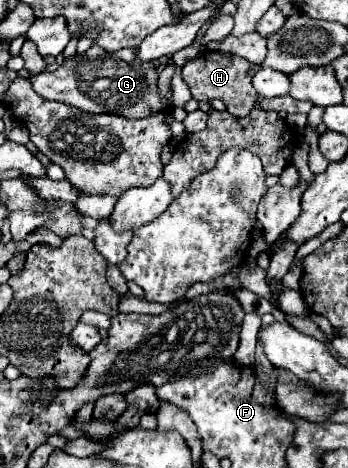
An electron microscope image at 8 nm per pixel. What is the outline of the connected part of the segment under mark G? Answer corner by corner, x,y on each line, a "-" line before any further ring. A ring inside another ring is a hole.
92,45
84,55
66,59
56,71
44,71
30,77
34,91
52,101
62,101
86,113
116,113
122,117
146,117
152,111
164,109
166,101
156,89
156,67
136,59
136,49
120,49
106,53
98,45

